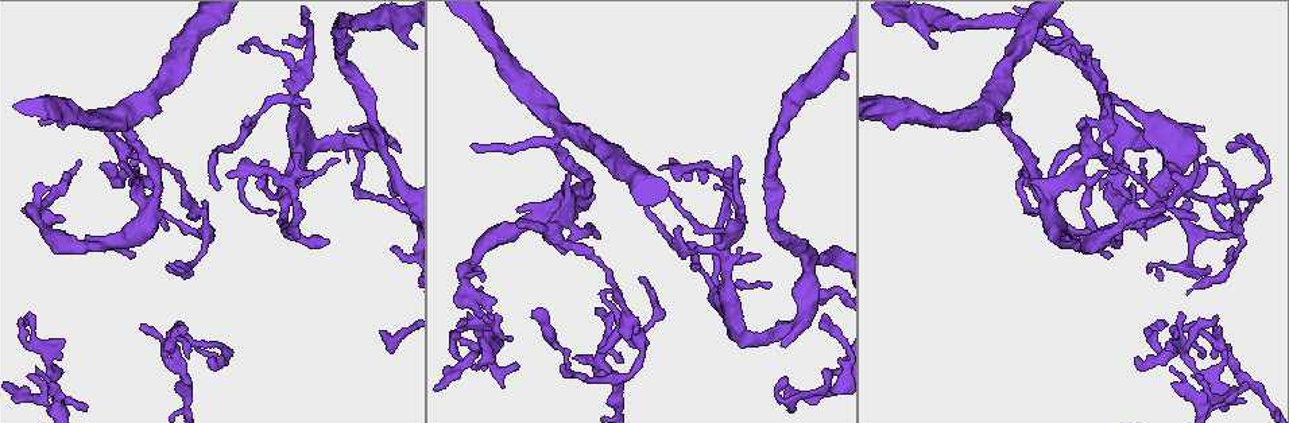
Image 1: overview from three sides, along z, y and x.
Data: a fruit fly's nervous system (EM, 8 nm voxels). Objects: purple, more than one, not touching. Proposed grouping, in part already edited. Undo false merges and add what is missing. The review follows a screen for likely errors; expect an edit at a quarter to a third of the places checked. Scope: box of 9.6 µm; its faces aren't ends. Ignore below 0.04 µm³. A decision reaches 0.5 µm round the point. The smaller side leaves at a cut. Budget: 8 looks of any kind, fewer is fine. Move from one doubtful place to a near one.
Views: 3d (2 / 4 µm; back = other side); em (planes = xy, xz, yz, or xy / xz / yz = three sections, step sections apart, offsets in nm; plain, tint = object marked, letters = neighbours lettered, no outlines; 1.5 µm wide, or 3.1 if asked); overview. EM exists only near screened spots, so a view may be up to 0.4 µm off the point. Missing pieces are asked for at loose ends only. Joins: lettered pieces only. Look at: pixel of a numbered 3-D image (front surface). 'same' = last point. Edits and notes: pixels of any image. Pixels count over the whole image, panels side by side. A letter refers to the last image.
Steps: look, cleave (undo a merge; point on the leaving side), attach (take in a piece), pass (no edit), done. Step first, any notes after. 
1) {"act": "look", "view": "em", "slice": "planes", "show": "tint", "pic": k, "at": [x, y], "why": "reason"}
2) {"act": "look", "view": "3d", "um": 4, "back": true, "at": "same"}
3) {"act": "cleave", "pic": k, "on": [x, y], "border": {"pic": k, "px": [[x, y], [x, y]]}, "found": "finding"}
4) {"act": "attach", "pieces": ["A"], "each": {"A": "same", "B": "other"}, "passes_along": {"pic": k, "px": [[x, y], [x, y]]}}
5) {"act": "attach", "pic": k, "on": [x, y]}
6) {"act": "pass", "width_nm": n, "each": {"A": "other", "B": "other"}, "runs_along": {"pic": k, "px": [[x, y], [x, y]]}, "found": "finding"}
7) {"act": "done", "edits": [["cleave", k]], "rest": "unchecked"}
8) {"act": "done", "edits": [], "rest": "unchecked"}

{"act": "look", "view": "3d", "um": 4, "back": true, "pic": 1, "at": [472, 366], "why": "free end"}

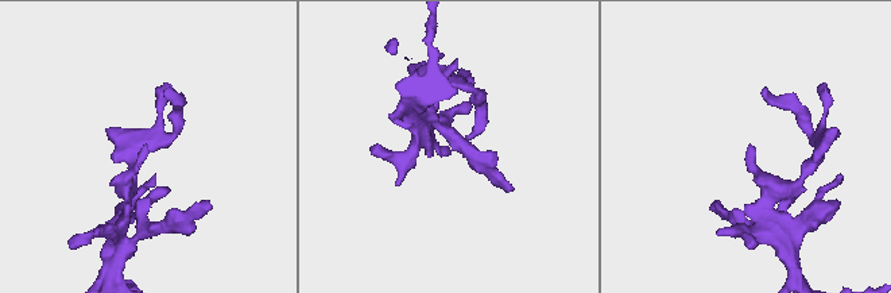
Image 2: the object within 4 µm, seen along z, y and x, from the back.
{"act": "look", "view": "em", "slice": "yz", "step": 8, "show": "letters", "pic": 2, "at": [146, 144]}

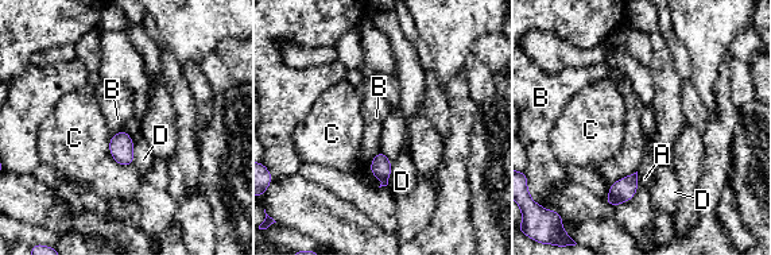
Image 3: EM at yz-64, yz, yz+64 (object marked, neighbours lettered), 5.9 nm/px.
{"act": "pass", "each": {"A": "other", "B": "other", "C": "other", "D": "other"}, "border": {"pic": 3, "px": [[132, 142], [134, 163]]}, "found": "none of them fits"}

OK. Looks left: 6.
{"act": "look", "view": "3d", "um": 2, "pic": 1, "at": [728, 296]}

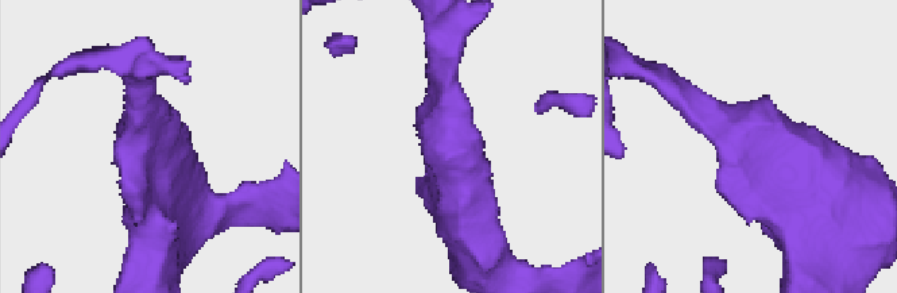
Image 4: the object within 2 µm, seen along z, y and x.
{"act": "look", "view": "em", "slice": "planes", "show": "letters", "pic": 4, "at": [752, 126]}

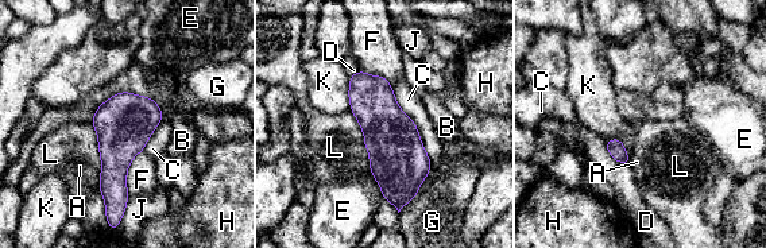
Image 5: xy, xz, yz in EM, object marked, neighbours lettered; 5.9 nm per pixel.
{"act": "pass", "each": {"A": "other", "B": "other", "C": "other", "D": "other", "E": "other", "F": "other", "G": "other", "H": "other", "J": "other", "K": "other", "L": "other"}, "border": {"pic": 5, "px": [[390, 85], [432, 163]]}, "found": "continuous, no second neuron"}

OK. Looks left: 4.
{"act": "look", "view": "em", "slice": "planes", "show": "letters", "pic": 1, "at": [1233, 245], "why": "an open end"}

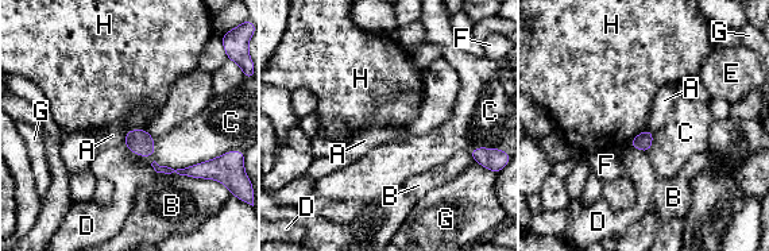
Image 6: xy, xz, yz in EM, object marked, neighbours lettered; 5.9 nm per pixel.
{"act": "pass", "each": {"A": "other", "B": "other", "C": "other", "D": "other", "E": "other", "F": "other", "G": "other", "H": "other"}, "border": {"pic": 6, "px": [[145, 128], [131, 128], [123, 143]]}, "found": "no lettered piece goes on from it"}

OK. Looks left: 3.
{"act": "done", "edits": [], "rest": "unchecked"}

